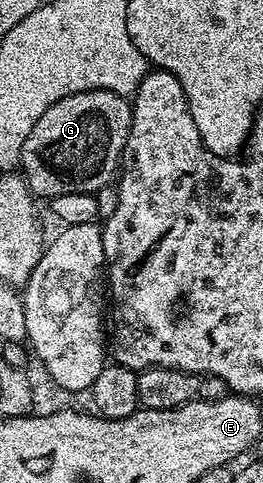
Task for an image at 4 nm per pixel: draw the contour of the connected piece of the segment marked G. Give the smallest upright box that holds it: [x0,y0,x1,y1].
[20,91,132,201]

